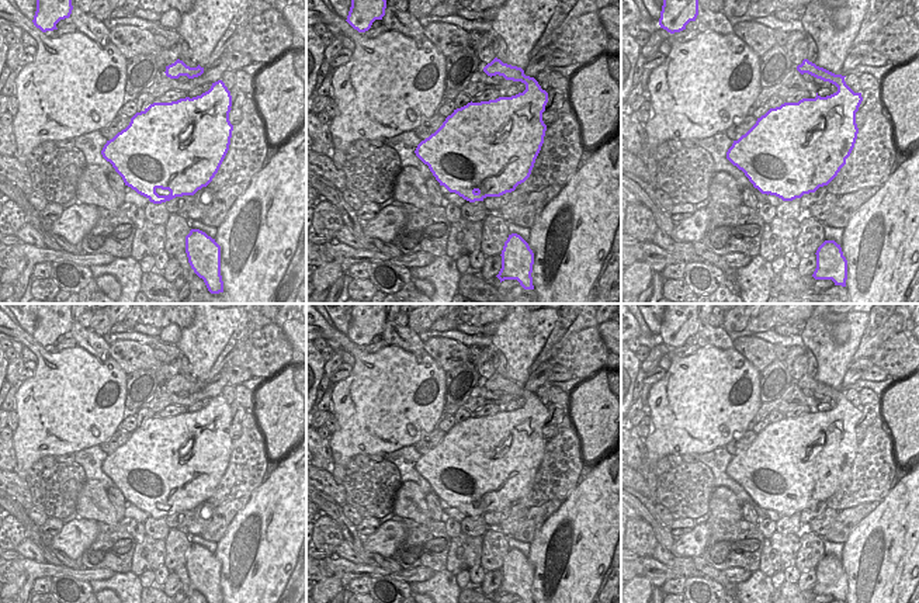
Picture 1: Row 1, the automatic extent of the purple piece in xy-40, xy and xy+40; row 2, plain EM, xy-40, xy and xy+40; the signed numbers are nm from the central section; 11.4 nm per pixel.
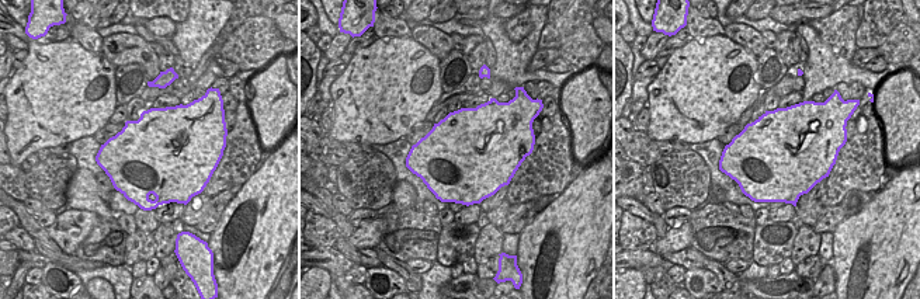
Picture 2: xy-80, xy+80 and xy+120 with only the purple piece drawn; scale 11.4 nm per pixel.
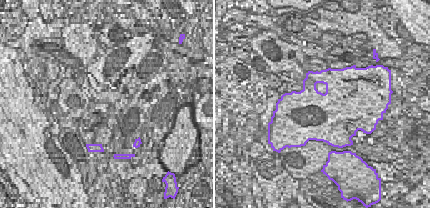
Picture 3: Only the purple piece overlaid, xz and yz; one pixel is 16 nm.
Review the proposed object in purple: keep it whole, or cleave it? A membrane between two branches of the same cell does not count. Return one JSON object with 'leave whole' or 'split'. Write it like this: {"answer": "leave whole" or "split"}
{"answer": "leave whole"}

